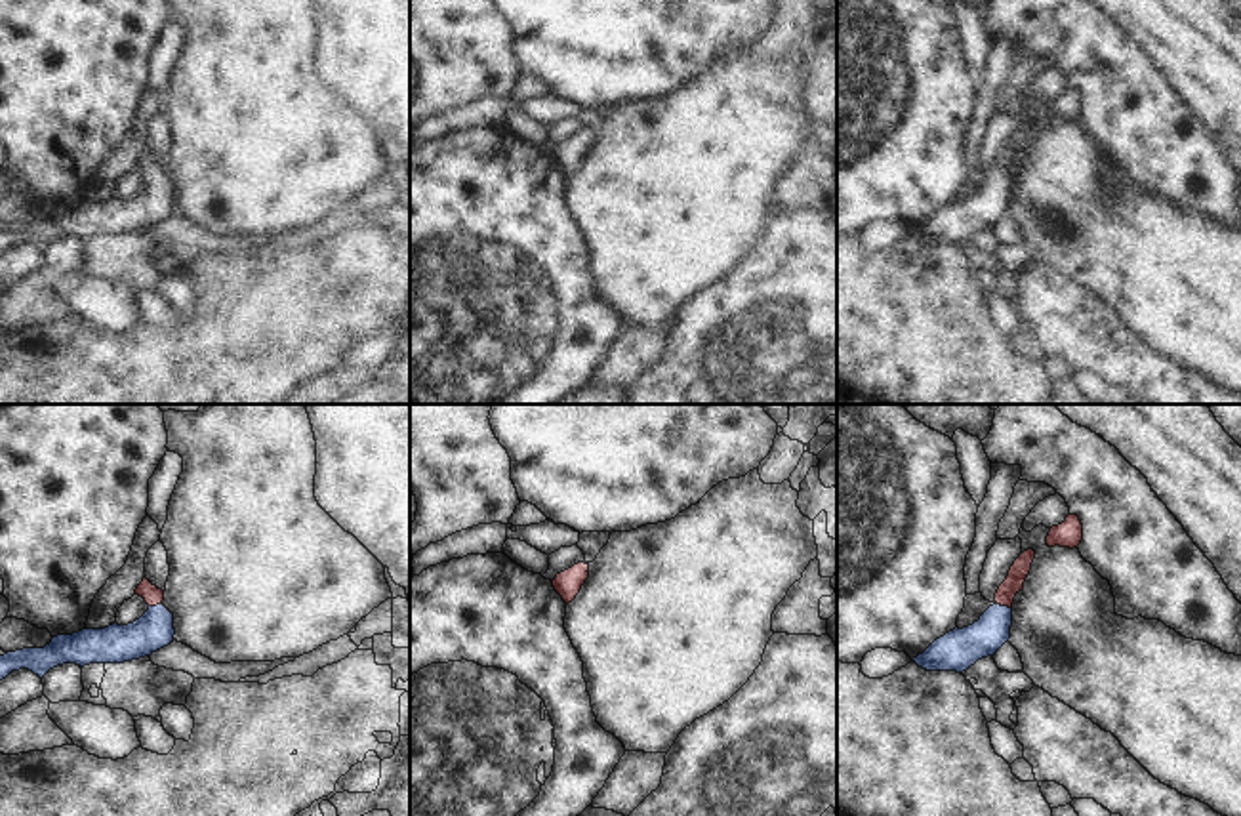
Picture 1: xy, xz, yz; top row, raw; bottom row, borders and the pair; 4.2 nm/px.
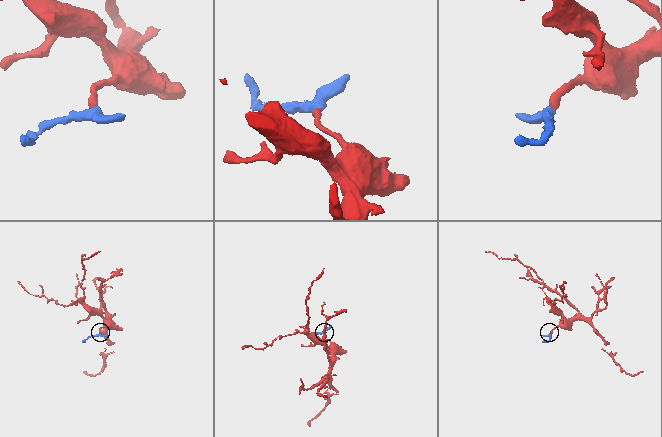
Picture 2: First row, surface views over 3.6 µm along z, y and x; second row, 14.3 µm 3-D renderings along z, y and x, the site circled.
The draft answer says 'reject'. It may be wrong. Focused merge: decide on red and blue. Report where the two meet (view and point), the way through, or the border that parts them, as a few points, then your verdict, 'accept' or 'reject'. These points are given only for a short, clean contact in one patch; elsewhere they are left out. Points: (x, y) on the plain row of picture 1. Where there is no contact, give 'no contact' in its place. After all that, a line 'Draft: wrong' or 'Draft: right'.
meets red in yz at (1003, 178); runs through yz (1005, 168), (1003, 178), (963, 220); accept
Draft: wrong

